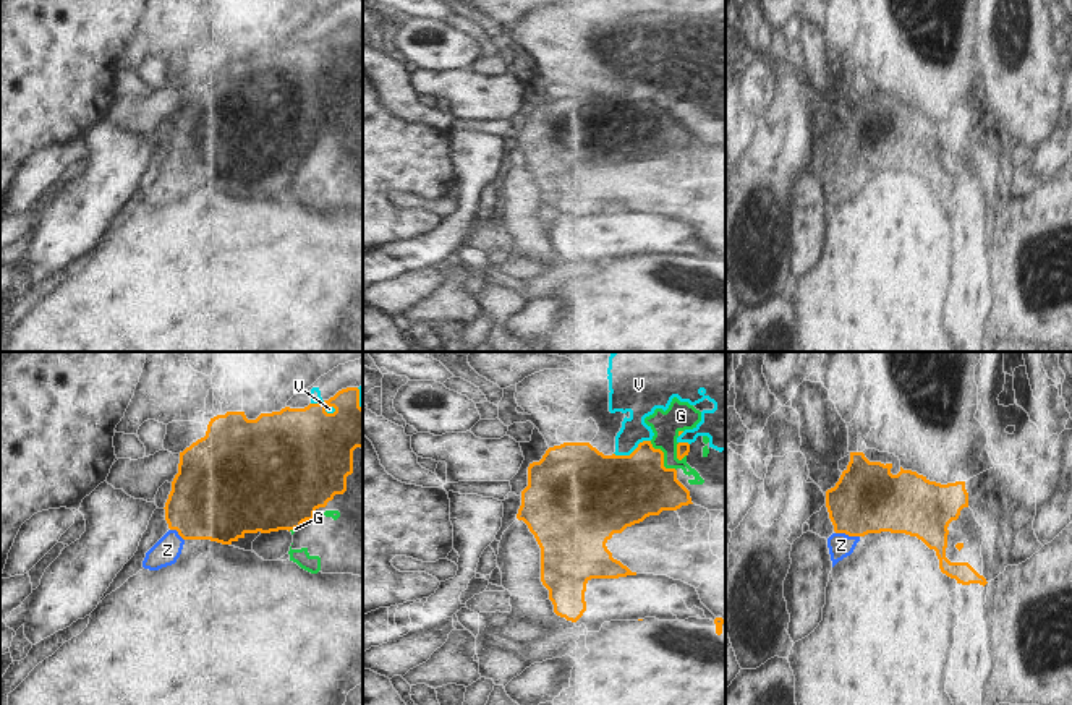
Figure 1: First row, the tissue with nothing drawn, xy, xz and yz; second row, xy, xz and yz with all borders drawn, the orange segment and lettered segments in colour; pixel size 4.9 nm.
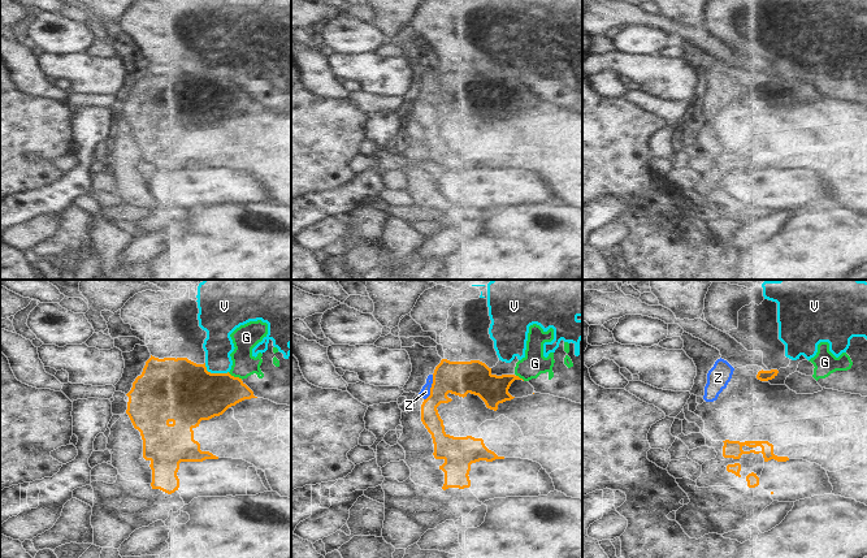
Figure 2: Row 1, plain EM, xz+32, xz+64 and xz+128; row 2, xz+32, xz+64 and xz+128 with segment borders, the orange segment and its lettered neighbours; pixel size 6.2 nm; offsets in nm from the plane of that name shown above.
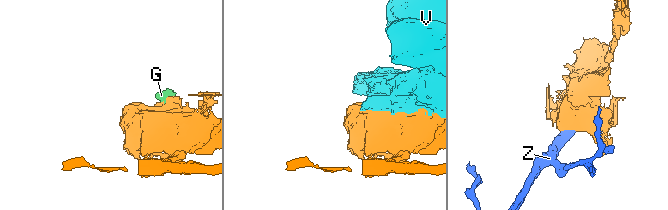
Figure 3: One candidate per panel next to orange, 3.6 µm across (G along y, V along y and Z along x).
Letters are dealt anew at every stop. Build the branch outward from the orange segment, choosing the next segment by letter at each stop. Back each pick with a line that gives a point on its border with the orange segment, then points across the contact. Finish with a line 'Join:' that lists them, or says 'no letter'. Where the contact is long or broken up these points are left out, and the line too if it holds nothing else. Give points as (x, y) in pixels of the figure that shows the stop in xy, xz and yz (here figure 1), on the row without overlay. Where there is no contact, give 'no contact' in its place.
Z: yz (847, 170) | across yz (868, 135), (854, 149), (847, 170), (841, 182)
Join: Z

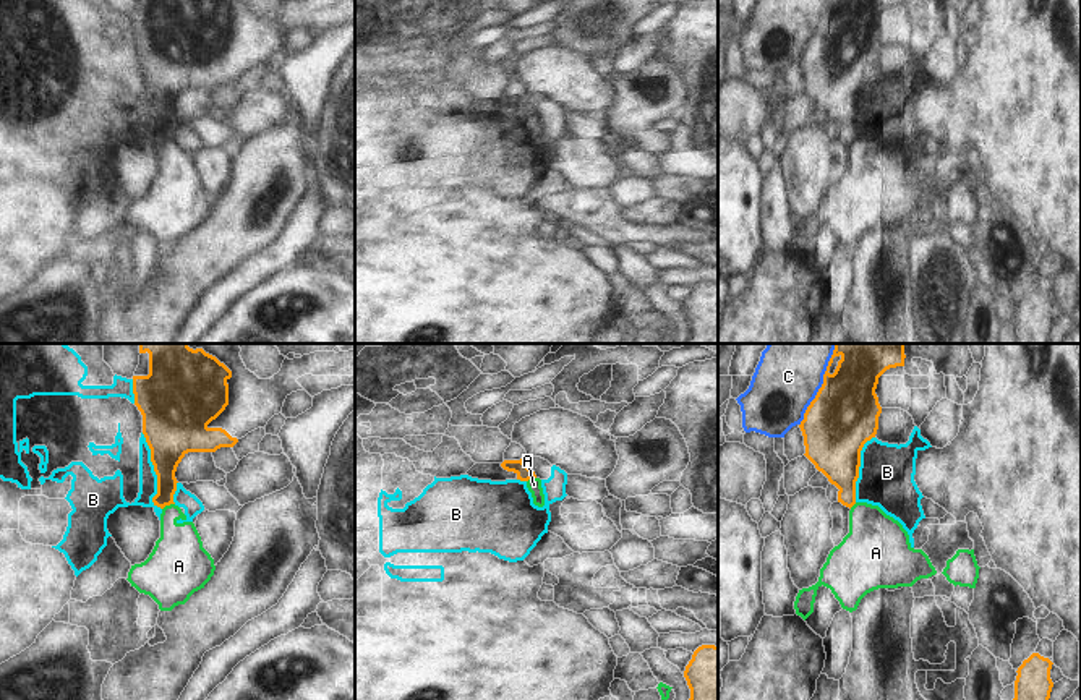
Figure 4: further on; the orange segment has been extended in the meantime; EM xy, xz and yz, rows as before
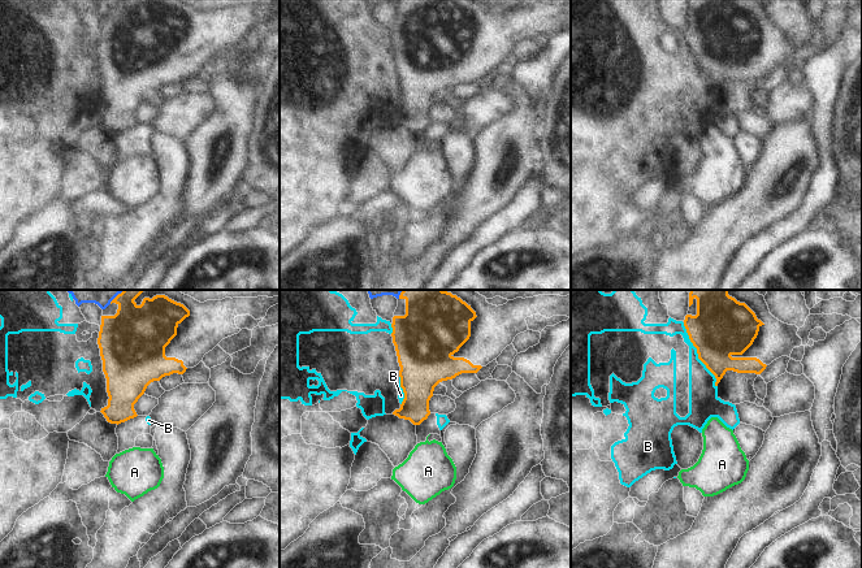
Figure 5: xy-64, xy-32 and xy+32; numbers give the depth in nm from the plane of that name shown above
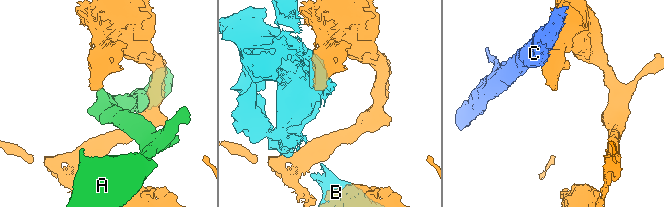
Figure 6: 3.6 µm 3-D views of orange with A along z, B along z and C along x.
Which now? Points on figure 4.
Join: no letter

